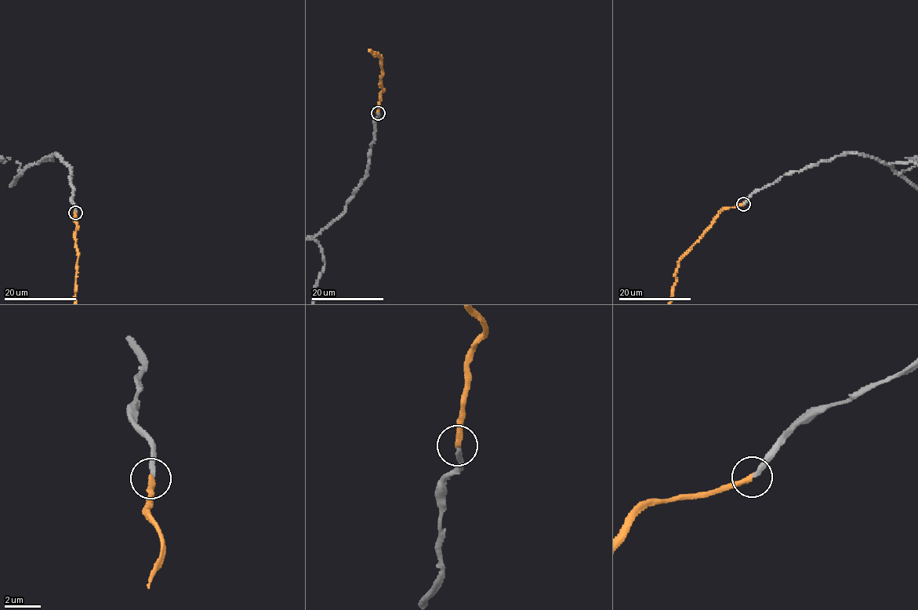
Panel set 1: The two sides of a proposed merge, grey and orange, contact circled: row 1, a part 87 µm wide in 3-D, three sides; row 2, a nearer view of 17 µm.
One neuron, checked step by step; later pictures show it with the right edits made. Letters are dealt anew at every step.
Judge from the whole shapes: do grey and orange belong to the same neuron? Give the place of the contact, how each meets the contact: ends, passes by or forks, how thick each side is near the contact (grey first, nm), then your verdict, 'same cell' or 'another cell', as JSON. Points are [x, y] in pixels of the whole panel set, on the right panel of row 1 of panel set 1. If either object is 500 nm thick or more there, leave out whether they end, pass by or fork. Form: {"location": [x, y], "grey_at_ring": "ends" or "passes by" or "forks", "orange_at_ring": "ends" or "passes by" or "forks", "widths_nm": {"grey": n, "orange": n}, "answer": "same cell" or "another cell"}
{"location": [743, 204], "grey_at_ring": "ends", "orange_at_ring": "ends", "widths_nm": {"grey": 260, "orange": 300}, "answer": "same cell"}

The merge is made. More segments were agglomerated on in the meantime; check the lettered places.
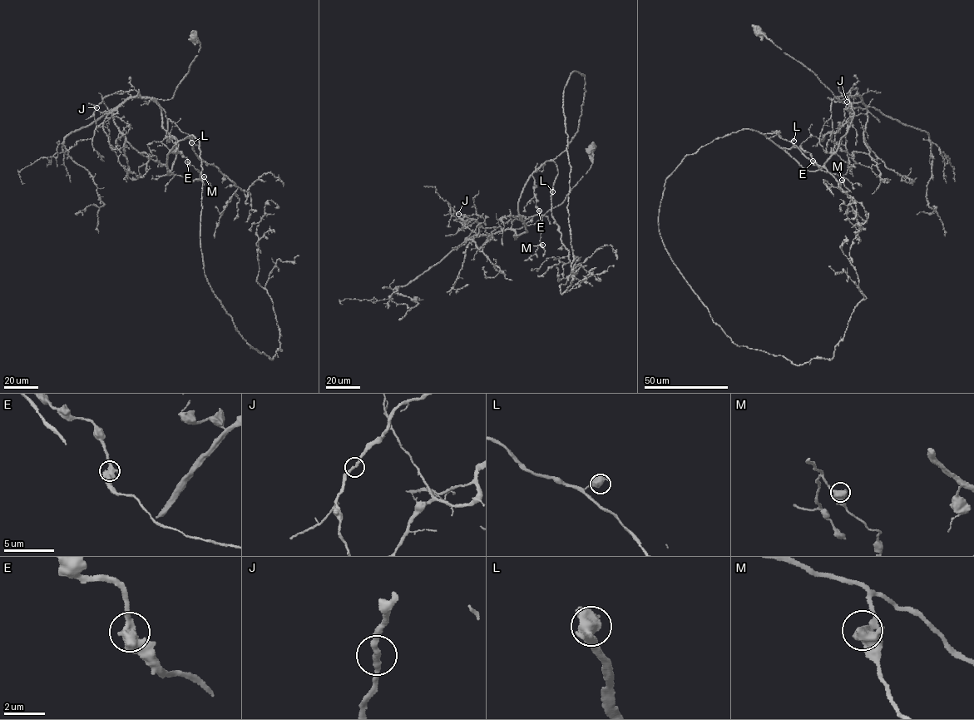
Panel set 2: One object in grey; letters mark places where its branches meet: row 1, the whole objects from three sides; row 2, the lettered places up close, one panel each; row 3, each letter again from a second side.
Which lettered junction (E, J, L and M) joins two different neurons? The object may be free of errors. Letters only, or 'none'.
none

